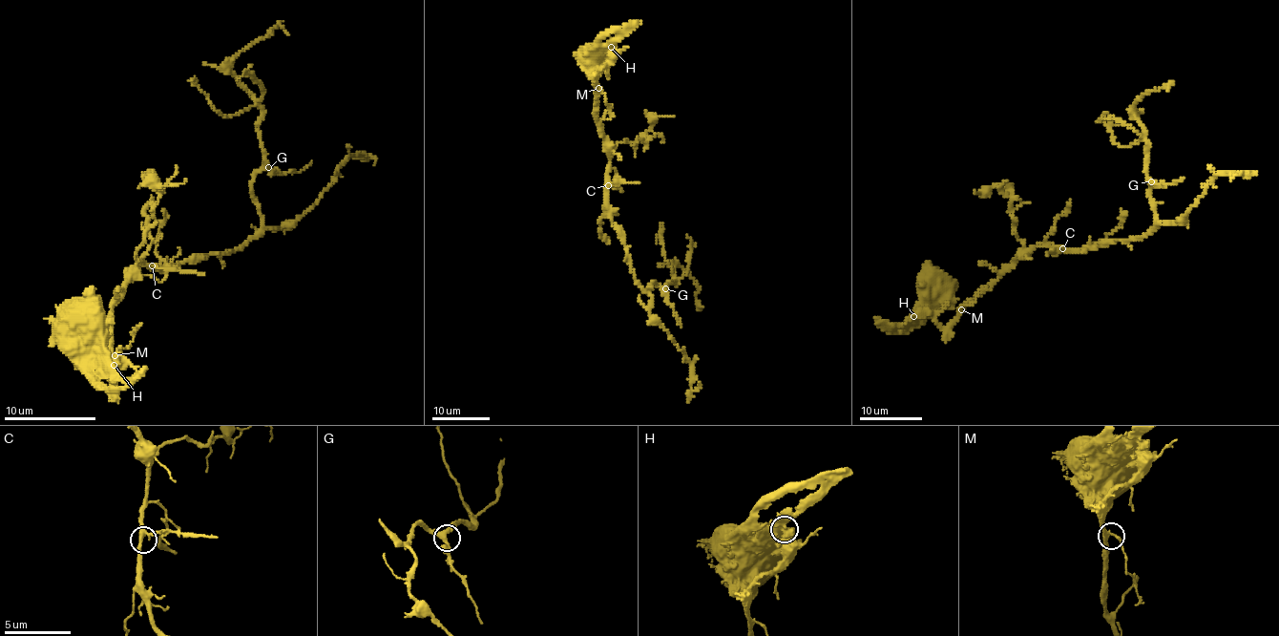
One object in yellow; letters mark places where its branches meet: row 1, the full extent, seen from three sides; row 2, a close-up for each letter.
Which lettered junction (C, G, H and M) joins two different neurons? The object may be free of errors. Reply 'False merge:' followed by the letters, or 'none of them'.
False merge: H

